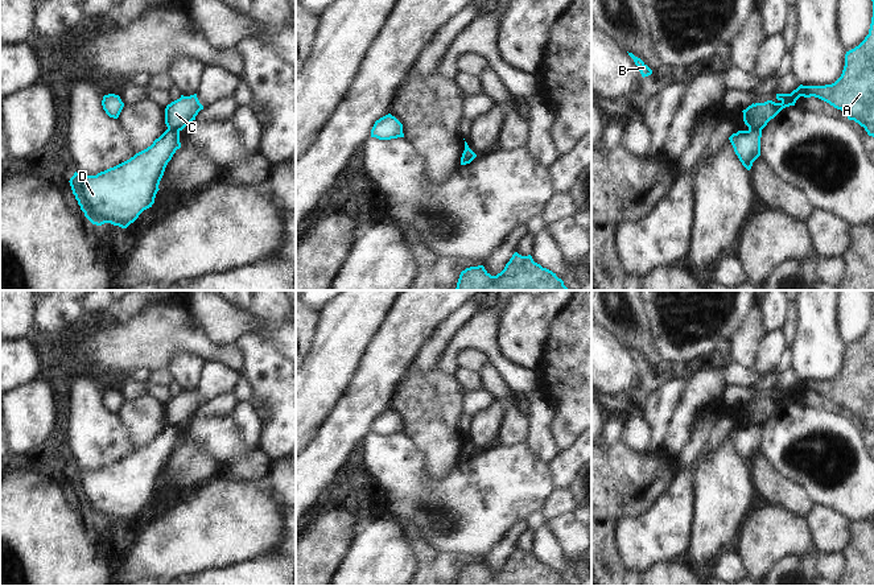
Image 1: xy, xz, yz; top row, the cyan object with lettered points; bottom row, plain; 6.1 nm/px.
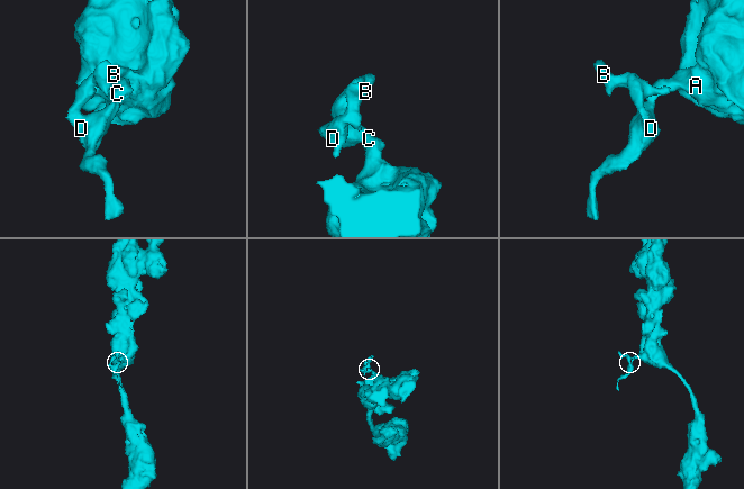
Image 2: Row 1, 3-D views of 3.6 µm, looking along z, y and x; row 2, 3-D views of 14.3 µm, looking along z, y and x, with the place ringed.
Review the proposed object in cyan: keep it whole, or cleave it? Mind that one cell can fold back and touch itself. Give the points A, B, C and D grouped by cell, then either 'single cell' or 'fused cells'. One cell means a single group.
A C / B D | fused cells

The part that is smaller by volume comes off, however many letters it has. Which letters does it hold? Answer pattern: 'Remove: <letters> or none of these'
Remove: B, D

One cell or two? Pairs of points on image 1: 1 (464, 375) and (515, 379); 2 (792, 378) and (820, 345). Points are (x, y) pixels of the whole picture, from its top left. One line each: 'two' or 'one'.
1: two
2: two

